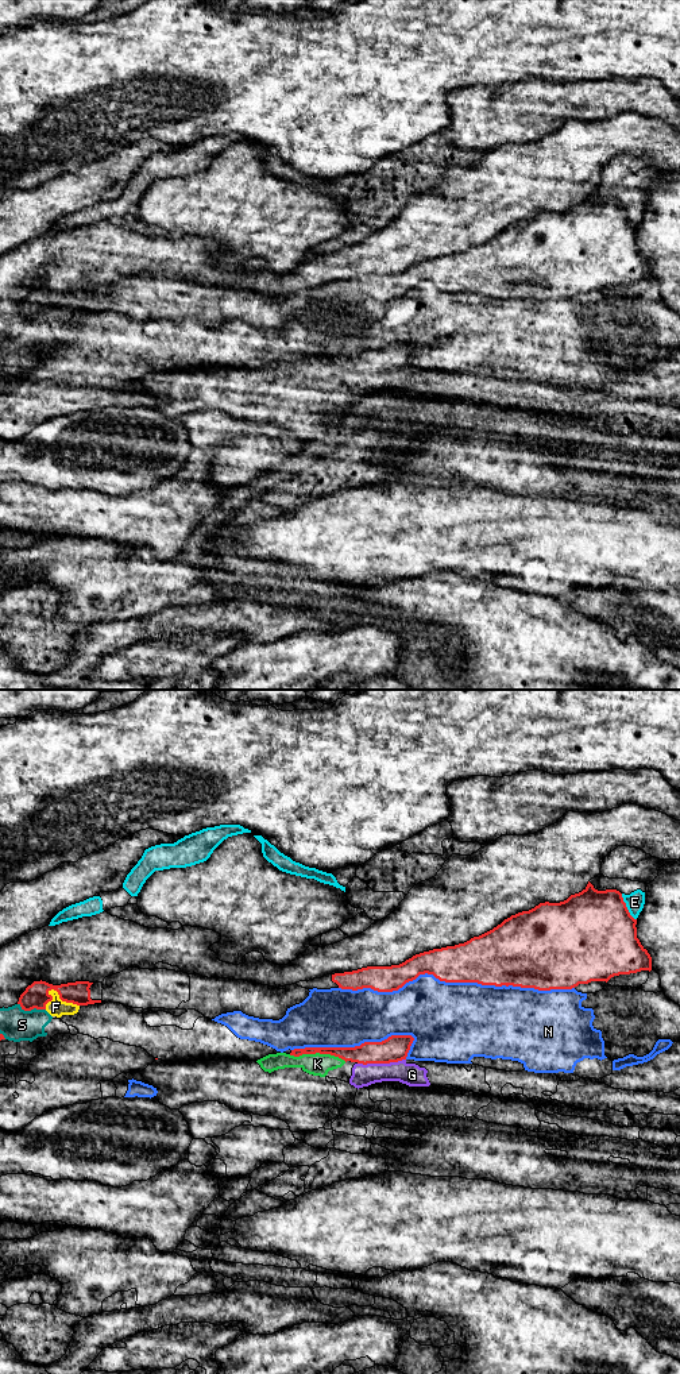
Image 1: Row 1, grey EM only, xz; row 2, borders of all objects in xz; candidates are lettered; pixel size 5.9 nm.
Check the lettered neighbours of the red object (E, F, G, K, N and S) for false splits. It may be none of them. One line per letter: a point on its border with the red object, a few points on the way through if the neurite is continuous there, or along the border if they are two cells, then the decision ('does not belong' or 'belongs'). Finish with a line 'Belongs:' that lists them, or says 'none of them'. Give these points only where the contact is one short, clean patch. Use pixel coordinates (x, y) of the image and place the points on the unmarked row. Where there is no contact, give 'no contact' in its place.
E: xz (626, 216) | does not belong
F: xz (62, 309) | along xz (47, 300), (54, 298), (62, 309), (78, 315) | does not belong
G: xz (381, 371) | along xz (405, 367), (397, 371), (358, 373) | does not belong
K: xz (317, 361) | along xz (289, 363), (329, 362), (346, 370) | does not belong
N: xz (456, 290) | does not belong
S: xz (31, 317) | along xz (18, 312), (24, 319), (45, 319) | does not belong
Belongs: none of them

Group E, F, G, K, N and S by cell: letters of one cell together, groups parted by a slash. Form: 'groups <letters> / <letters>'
groups E / F S / G K / N

